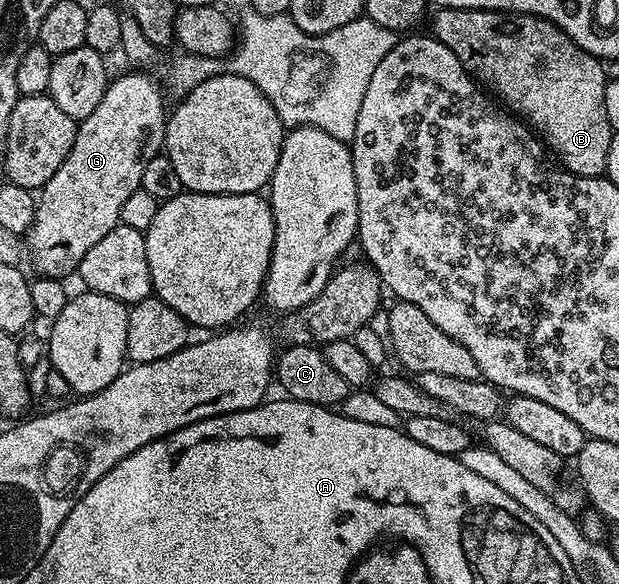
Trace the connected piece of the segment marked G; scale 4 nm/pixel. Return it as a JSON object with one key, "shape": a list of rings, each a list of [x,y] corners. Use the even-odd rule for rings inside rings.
{"shape":[[[141,72],[110,79],[103,102],[78,123],[75,142],[63,158],[63,166],[51,174],[36,197],[37,213],[27,233],[34,273],[54,278],[74,275],[83,254],[117,227],[123,202],[141,188],[143,169],[165,142],[166,97],[162,85],[157,84]]]}

